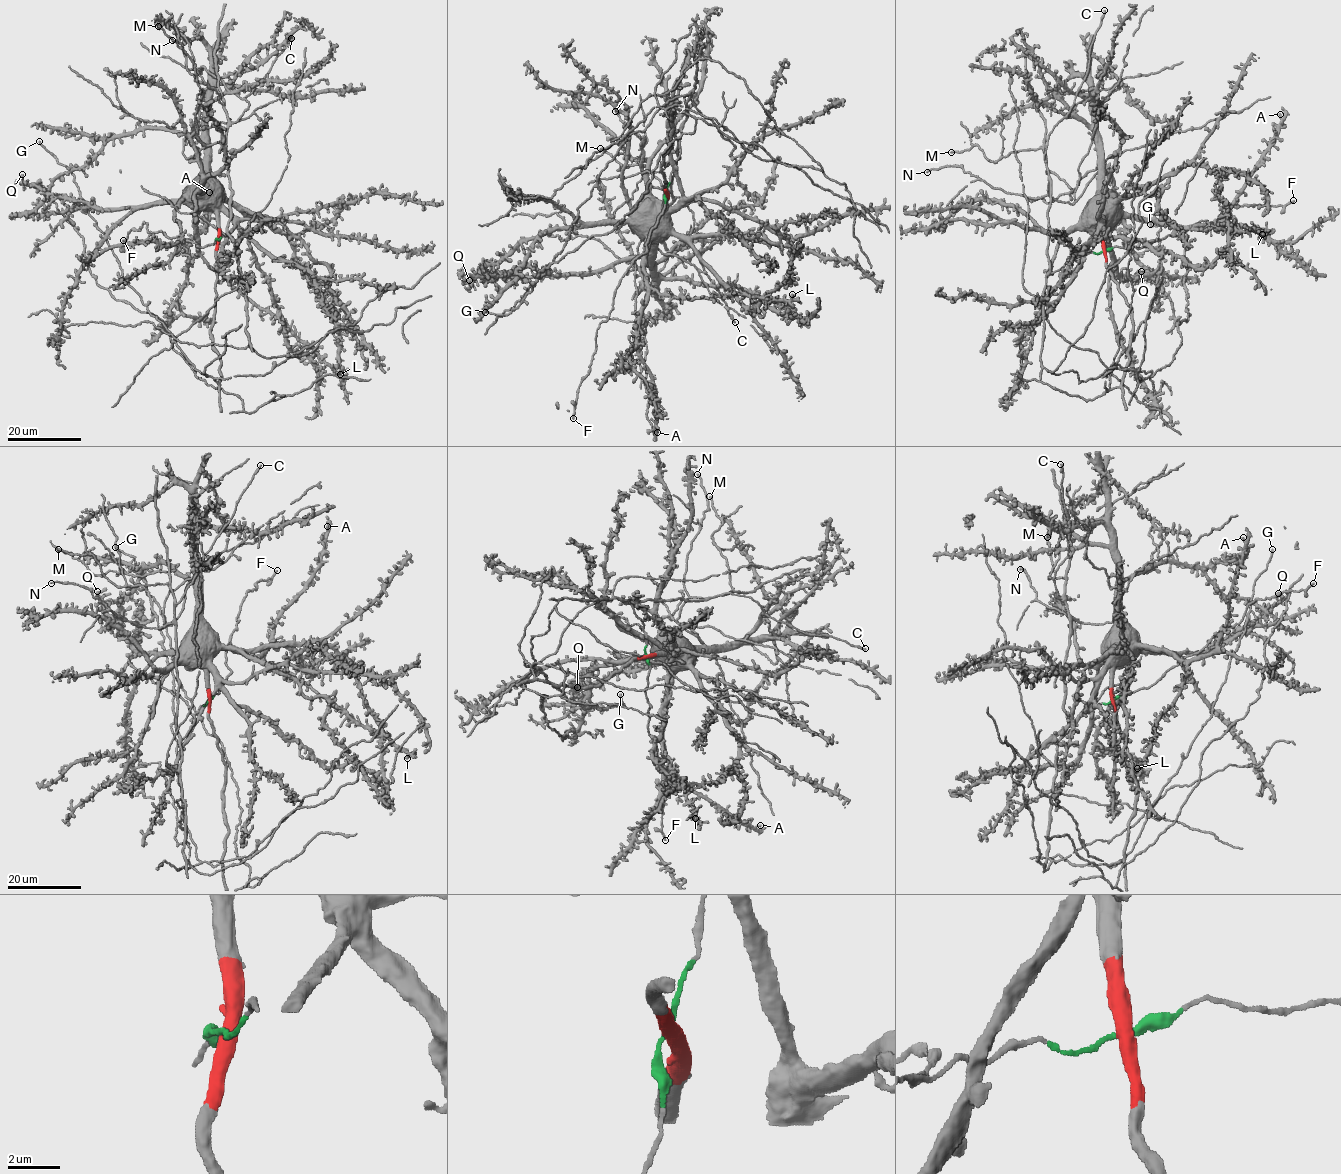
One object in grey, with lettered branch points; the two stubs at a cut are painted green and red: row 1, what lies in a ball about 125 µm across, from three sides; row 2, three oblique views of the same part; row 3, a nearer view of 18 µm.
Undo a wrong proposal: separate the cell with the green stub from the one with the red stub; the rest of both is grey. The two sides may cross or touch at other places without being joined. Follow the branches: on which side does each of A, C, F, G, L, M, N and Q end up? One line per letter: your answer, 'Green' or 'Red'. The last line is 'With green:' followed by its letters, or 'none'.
A: Red
C: Green
F: Green
G: Red
L: Red
M: Green
N: Green
Q: Red
With green: C, F, M, N

